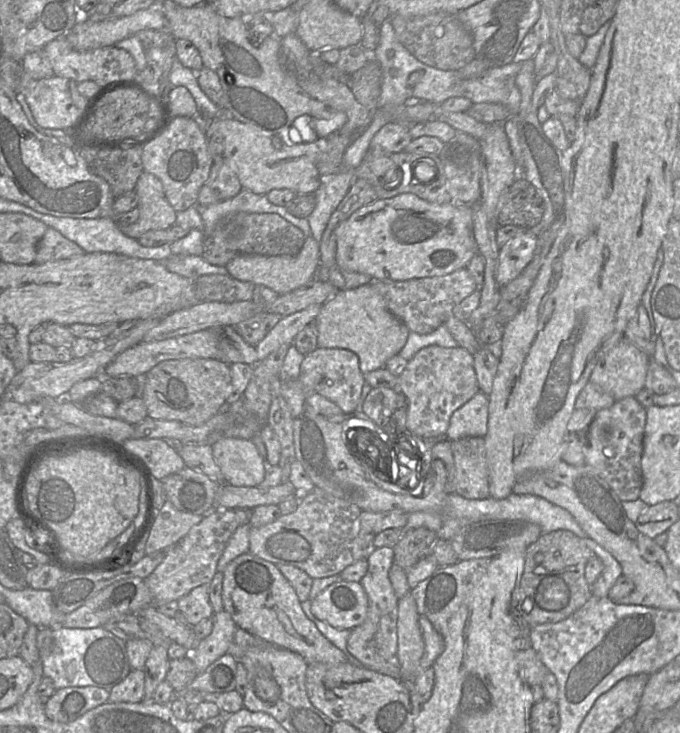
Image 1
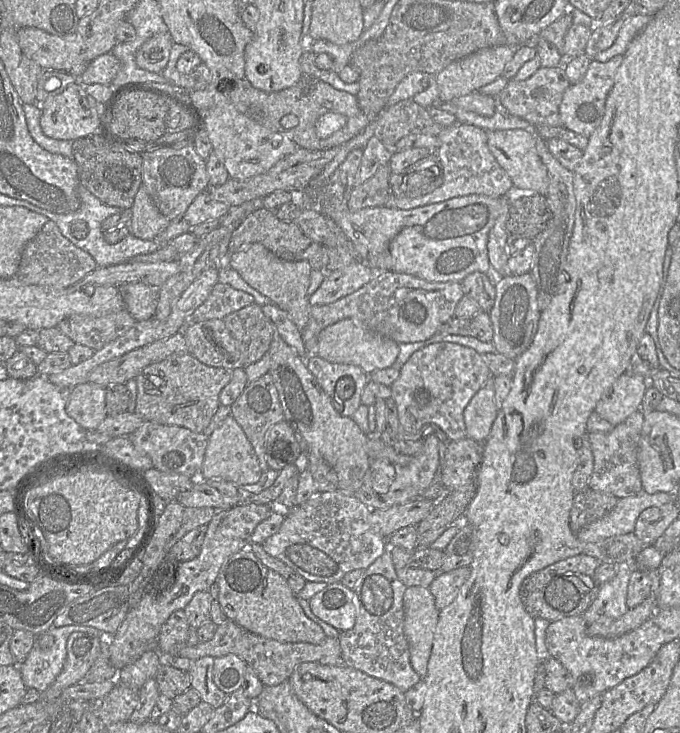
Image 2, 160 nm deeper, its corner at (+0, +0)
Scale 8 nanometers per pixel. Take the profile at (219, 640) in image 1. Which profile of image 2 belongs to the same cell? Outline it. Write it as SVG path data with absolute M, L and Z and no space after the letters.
M205 656L192 661L189 674L191 677L191 687L198 692L201 700L217 709L226 702L229 695L222 692L214 683L214 660L214 657Z

